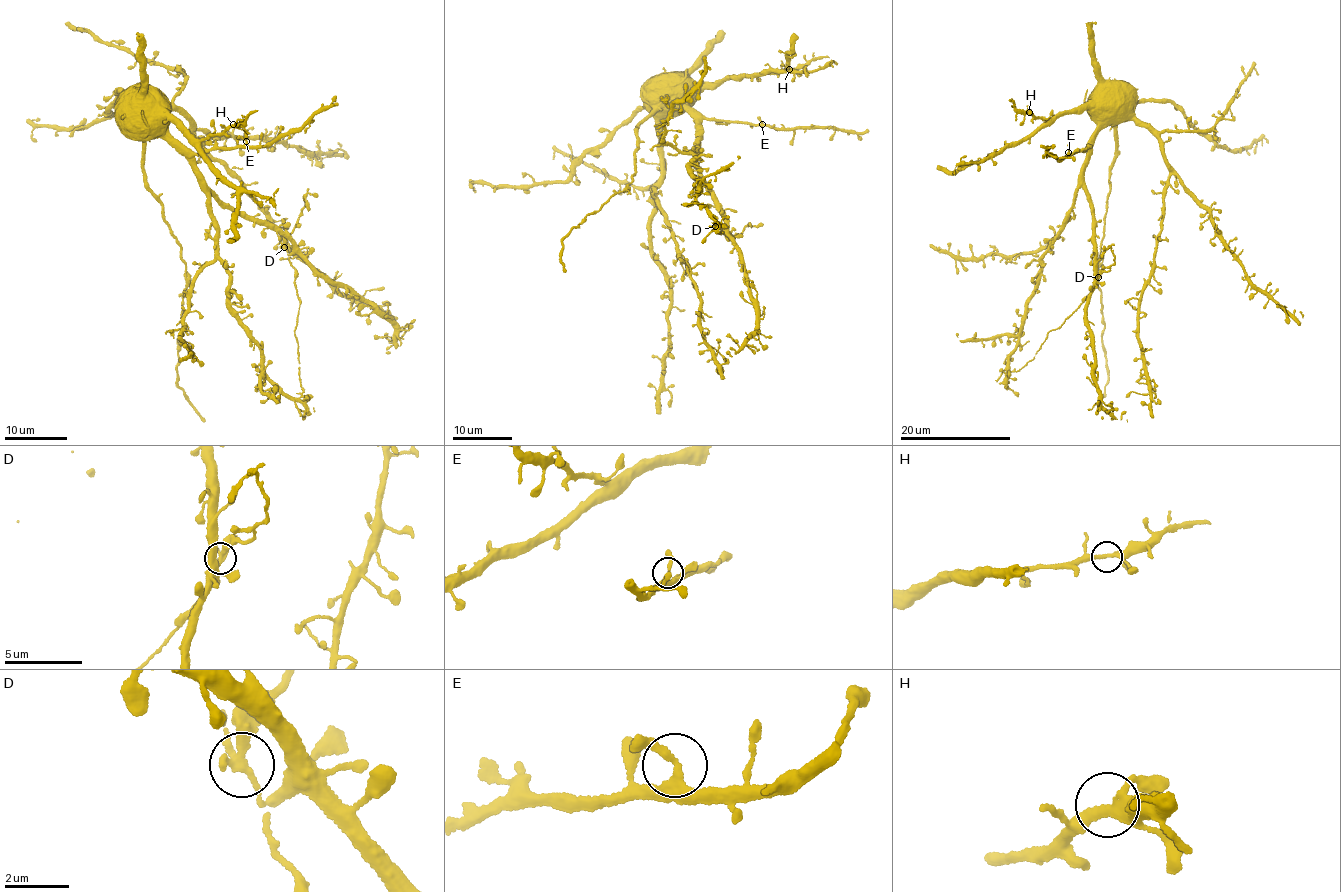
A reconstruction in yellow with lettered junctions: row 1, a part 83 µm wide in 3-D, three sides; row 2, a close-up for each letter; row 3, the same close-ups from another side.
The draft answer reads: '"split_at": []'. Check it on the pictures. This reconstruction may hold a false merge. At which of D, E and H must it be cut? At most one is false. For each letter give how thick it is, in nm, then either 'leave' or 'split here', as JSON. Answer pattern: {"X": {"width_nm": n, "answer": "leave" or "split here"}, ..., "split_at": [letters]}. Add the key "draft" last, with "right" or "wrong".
{"D": {"width_nm": 240, "answer": "split here"}, "E": {"width_nm": 220, "answer": "leave"}, "H": {"width_nm": 260, "answer": "leave"}, "split_at": ["D"], "draft": "wrong"}

